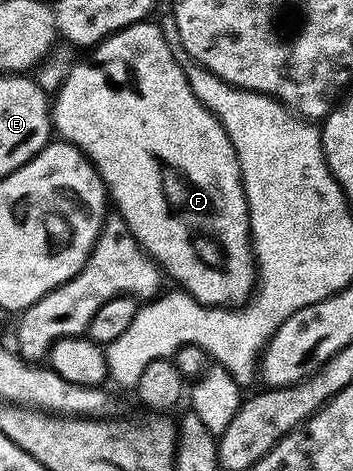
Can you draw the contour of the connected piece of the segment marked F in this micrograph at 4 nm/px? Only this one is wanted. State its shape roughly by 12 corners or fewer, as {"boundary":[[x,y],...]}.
{"boundary":[[160,24],[51,101],[139,247],[204,305],[257,263],[239,159]]}

